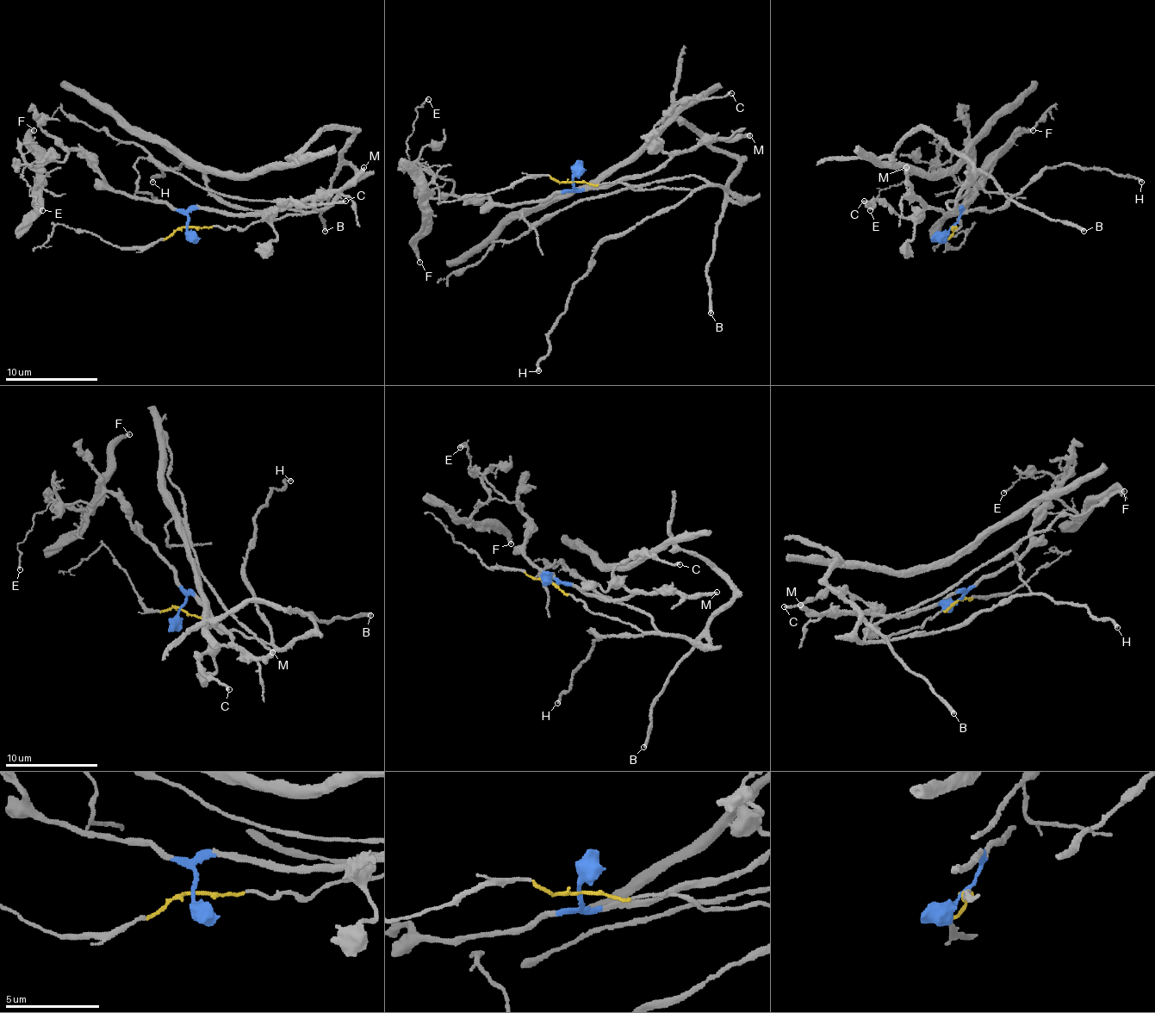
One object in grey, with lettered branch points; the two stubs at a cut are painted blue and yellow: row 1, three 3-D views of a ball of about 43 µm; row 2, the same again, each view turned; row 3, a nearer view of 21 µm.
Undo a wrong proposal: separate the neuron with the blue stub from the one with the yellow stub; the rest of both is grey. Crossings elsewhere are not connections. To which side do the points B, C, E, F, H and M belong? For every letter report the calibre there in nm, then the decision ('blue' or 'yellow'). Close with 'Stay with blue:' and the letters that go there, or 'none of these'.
B: 280 nm | yellow
C: 200 nm | blue
E: 130 nm | blue
F: 240 nm | blue
H: 240 nm | yellow
M: 360 nm | blue
Stay with blue: C, E, F, M

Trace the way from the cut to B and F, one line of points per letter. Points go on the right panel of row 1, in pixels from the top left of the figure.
B: (952, 226), (956, 229), (961, 222), (956, 195), (975, 176), (972, 164), (1015, 201), (1072, 222), (1084, 232)
F: (952, 226), (975, 192), (970, 152), (956, 152), (940, 166), (963, 185), (972, 187), (1012, 141), (1033, 129)

